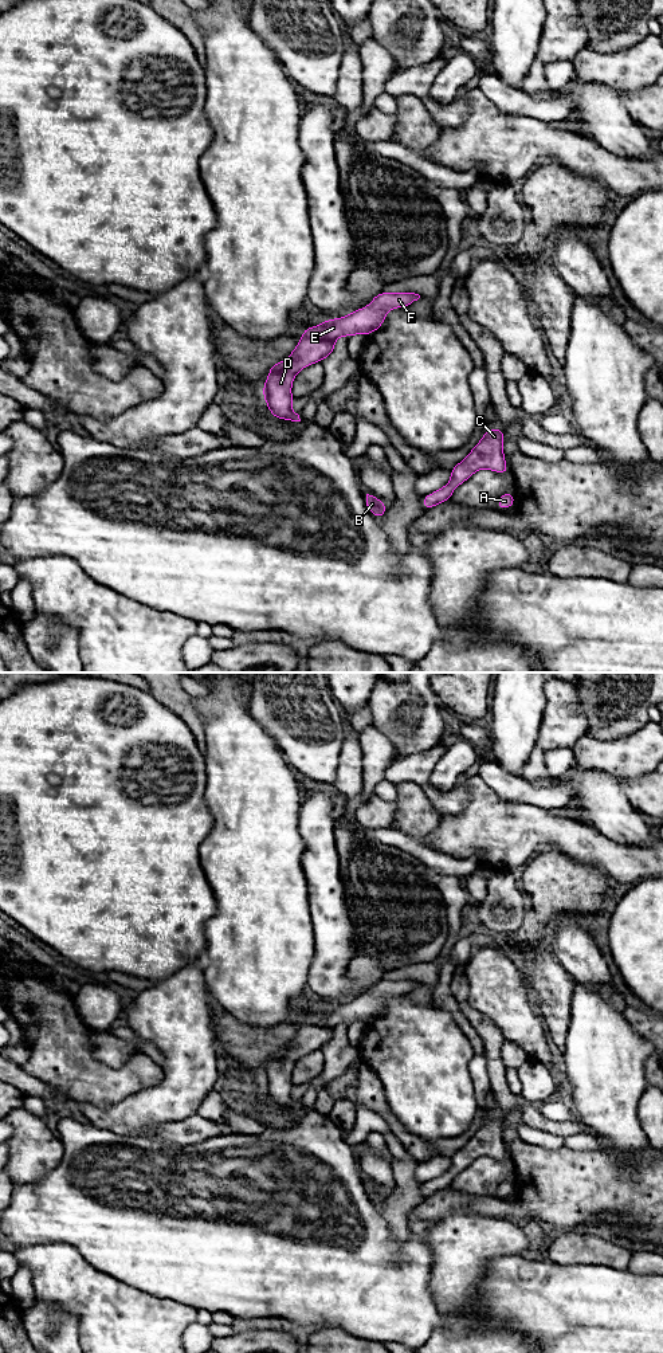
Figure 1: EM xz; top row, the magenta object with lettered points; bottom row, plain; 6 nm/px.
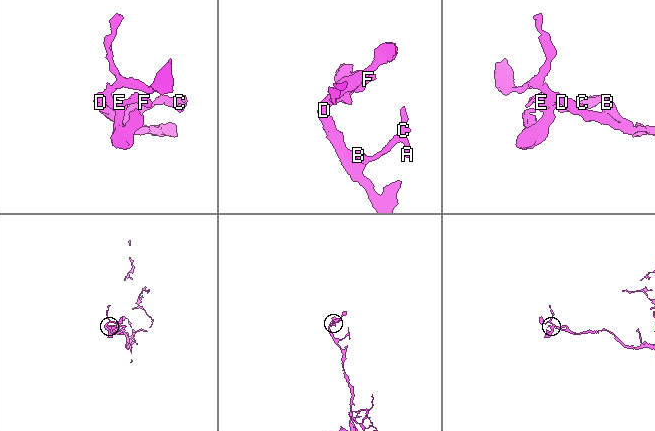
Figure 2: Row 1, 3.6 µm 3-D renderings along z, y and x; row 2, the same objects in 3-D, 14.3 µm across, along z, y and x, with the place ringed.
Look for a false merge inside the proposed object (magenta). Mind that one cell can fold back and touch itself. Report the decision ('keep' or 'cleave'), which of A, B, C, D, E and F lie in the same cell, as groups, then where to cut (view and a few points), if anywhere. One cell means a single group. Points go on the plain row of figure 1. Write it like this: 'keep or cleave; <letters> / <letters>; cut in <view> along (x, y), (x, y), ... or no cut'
cleave; A B C D / E F; cut in xz along (302, 1023), (333, 1028)

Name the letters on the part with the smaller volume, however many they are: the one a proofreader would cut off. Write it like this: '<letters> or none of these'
E, F

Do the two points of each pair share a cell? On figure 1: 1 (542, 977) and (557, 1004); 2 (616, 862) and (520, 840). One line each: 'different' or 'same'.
1: same
2: same

